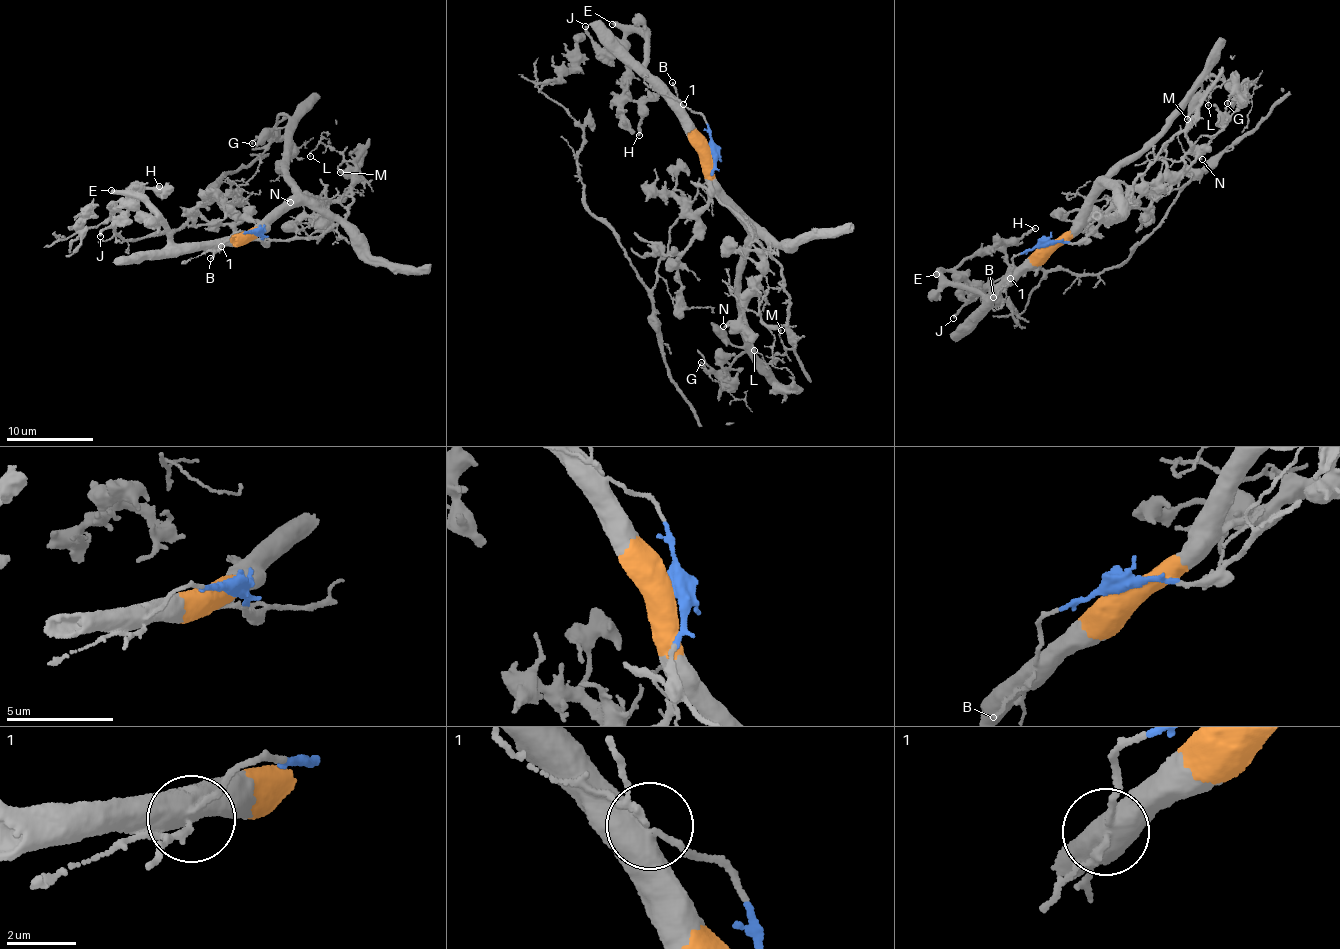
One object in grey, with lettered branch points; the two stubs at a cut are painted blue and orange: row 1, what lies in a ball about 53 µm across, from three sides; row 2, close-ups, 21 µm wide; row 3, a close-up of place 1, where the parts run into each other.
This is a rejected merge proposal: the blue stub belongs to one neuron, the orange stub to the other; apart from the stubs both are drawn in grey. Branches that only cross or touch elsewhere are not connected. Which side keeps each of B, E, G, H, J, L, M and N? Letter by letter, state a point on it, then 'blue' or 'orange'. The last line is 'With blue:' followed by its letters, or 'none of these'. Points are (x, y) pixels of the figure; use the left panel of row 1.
B: at (210, 258); blue
E: at (111, 190); orange
G: at (252, 143); orange
H: at (159, 186); orange
J: at (100, 236); orange
L: at (310, 156); blue
M: at (340, 172); blue
N: at (290, 202); orange
With blue: B, L, M

